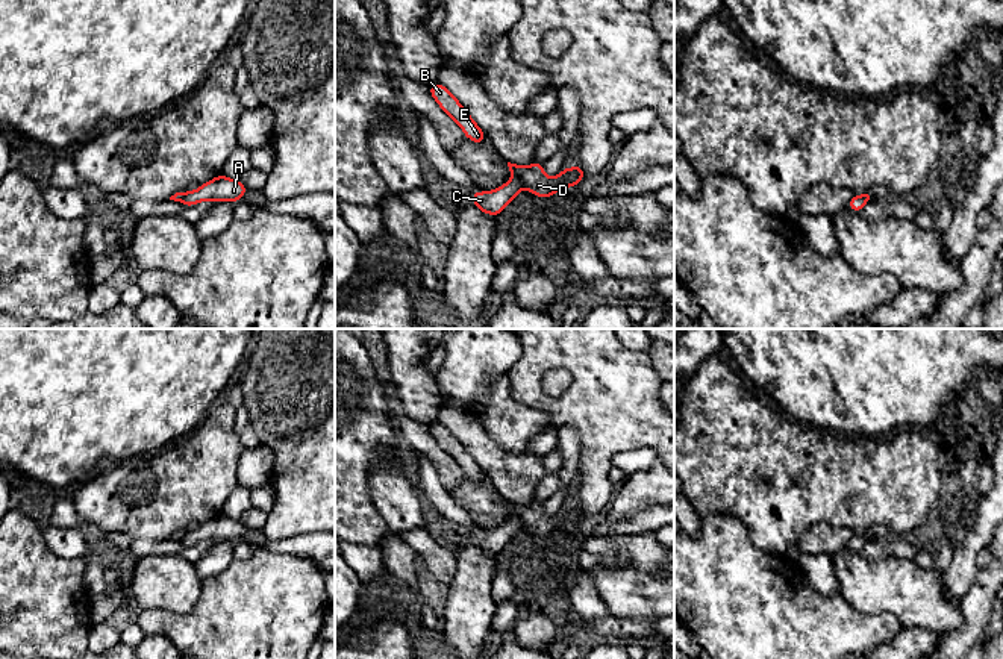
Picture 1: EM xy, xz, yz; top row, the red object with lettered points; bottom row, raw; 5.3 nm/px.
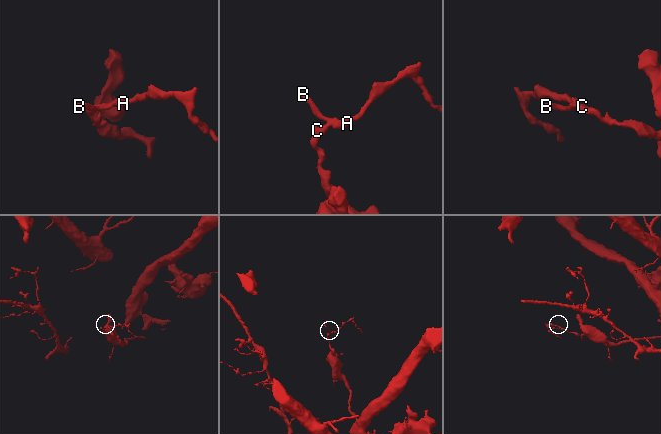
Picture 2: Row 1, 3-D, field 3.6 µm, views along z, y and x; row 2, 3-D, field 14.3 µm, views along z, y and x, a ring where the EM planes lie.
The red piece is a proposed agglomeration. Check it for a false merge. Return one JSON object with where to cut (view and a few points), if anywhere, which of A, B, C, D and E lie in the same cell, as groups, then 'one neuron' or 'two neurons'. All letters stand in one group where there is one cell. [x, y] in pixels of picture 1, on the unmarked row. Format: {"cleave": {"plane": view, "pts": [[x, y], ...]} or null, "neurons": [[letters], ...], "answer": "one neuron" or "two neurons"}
{"cleave": {"plane": "xz", "pts": [[512, 514], [517, 514], [524, 526]]}, "neurons": [["A", "B", "D", "E"], ["C"]], "answer": "two neurons"}

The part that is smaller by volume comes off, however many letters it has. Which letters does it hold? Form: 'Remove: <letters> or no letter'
Remove: A, B, D, E

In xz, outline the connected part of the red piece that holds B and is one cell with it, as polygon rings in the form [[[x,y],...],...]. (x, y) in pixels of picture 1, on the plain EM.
[[[439,421],[429,427],[430,435],[435,438],[438,445],[462,468],[465,477],[474,483],[485,480],[485,471],[477,465],[473,456],[461,444],[461,441]]]

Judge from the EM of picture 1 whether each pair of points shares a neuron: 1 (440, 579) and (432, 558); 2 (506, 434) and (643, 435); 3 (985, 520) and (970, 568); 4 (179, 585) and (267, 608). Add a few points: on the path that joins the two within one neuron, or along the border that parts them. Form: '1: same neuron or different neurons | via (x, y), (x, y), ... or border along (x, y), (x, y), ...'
1: same neuron | via (438, 574), (437, 562)
2: different neurons | border along (523, 405), (544, 411), (553, 426)
3: same neuron | via (979, 532), (970, 543), (970, 556)
4: different neurons | border along (200, 579), (197, 603), (185, 612), (171, 612)

